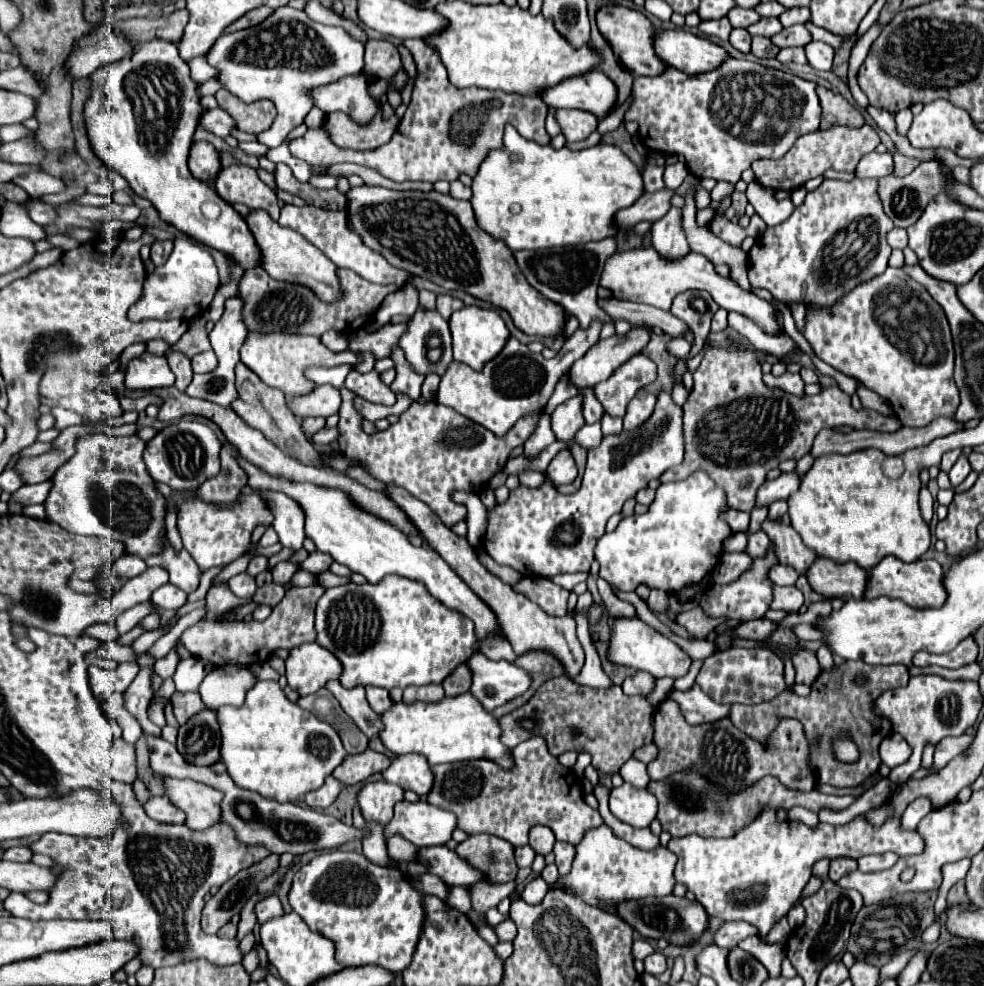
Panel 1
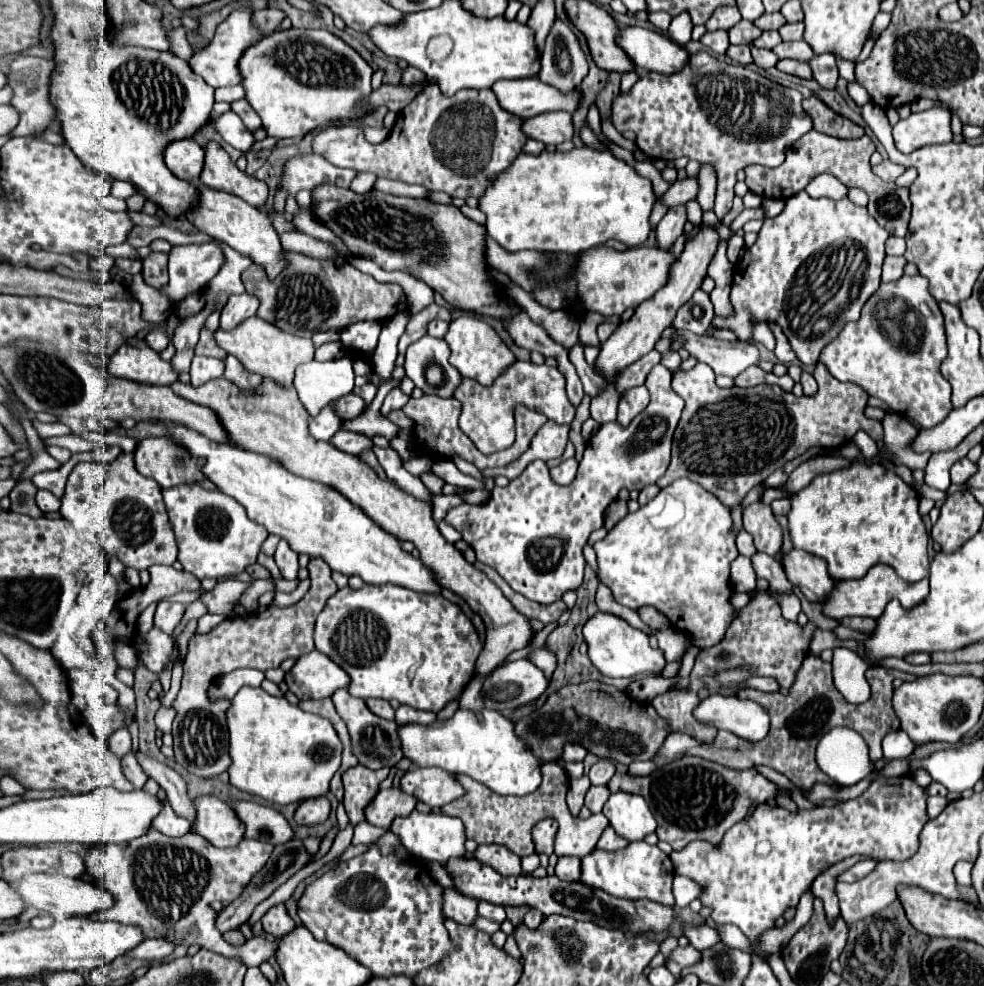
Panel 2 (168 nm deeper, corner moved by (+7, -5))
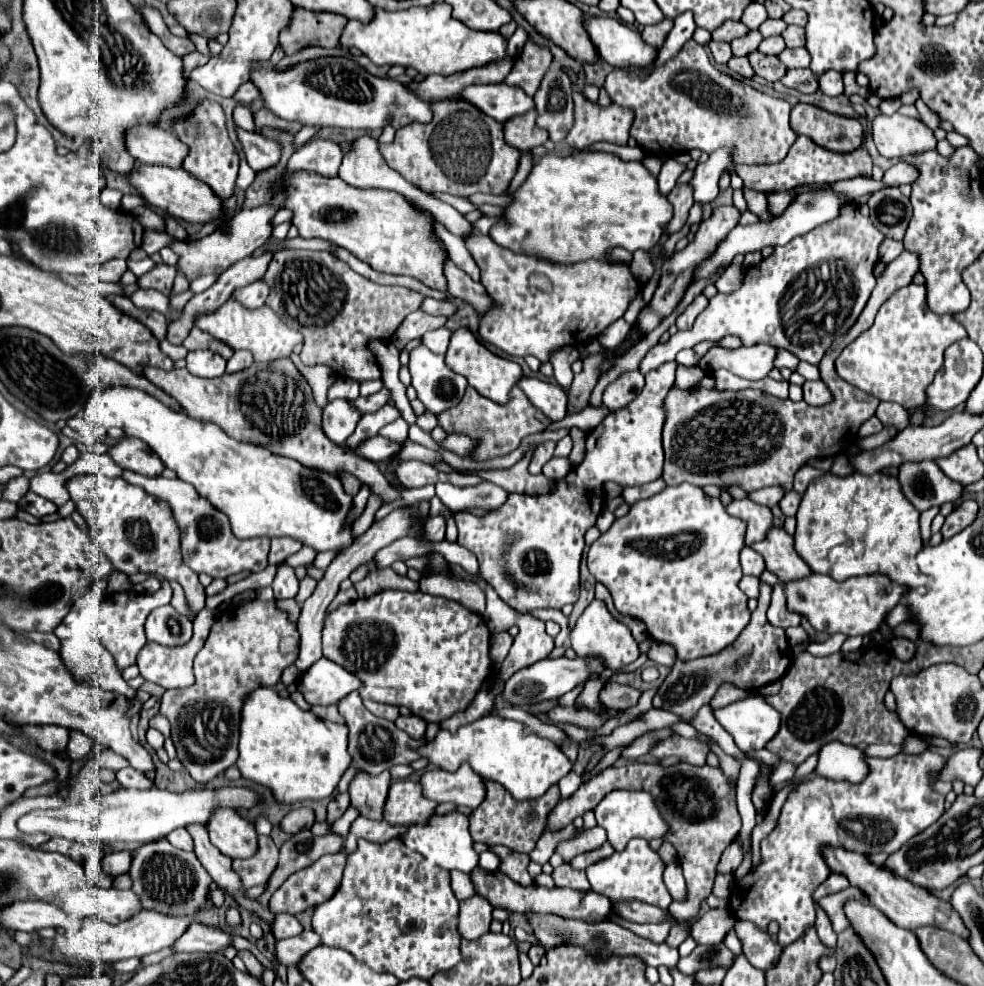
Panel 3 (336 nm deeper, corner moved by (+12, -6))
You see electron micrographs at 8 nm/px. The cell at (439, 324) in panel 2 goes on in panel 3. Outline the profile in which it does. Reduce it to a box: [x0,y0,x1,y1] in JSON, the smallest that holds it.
[422,327,452,355]

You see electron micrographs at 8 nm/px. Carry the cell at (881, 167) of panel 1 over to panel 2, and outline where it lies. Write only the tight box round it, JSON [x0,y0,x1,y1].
[873,160,905,182]

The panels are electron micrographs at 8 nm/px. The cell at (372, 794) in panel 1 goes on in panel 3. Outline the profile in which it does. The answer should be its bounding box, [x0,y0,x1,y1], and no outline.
[386,779,436,825]

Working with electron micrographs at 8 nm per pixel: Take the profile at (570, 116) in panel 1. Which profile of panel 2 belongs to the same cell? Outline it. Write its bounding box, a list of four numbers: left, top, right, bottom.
[525,112,573,144]

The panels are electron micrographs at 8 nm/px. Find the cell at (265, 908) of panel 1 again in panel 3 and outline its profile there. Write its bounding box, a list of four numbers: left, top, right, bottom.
[272,913,302,939]

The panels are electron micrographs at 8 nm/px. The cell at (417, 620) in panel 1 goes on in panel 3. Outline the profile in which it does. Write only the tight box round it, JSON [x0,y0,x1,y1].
[324,589,494,723]

